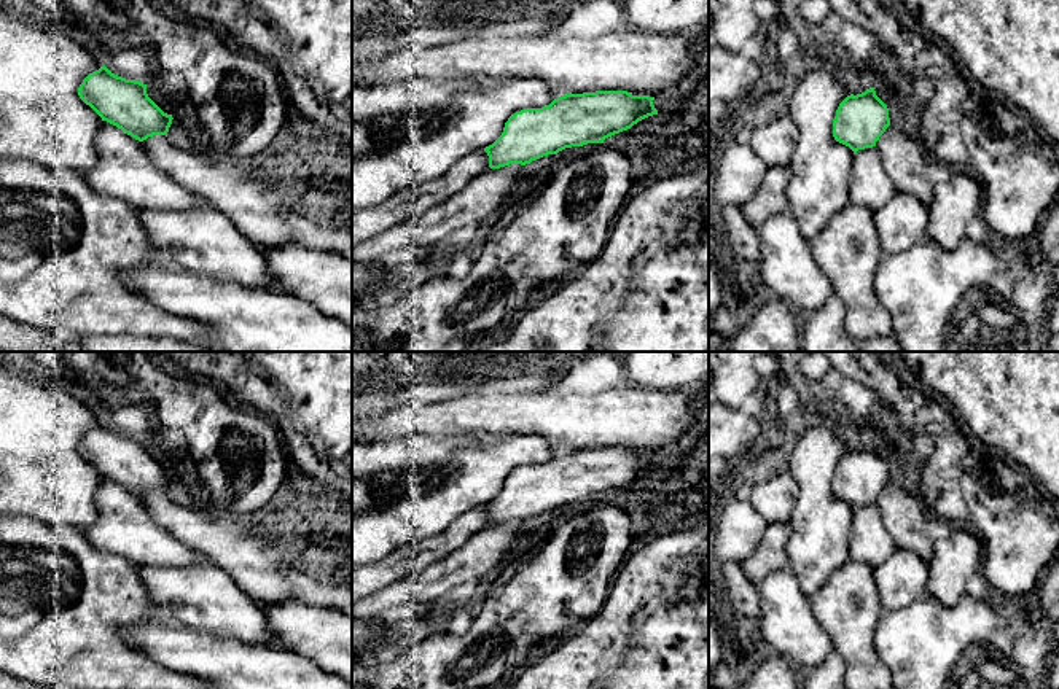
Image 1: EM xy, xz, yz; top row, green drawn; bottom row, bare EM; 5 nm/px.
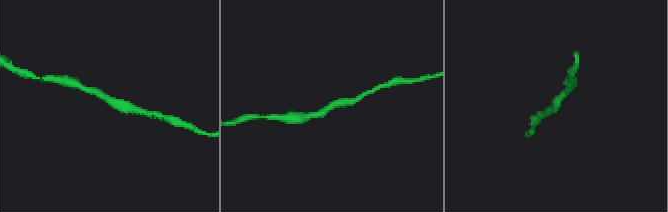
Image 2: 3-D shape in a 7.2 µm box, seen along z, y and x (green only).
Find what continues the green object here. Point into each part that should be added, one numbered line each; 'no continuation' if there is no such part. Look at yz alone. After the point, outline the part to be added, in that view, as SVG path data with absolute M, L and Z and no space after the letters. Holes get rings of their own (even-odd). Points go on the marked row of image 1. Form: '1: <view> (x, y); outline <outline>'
1: yz (903, 158); outline M889 126L874 148L897 189L917 197L928 207L935 185L925 178L928 156L920 140L906 135L900 126Z

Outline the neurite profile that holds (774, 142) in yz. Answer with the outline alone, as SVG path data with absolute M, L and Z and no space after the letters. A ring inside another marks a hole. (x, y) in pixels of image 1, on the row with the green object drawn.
M787 115L752 127L748 143L725 140L715 177L720 205L745 205L755 196L769 167L790 164L796 138L798 129Z

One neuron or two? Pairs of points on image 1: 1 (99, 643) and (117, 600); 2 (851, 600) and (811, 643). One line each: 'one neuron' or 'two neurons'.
1: one neuron
2: two neurons

